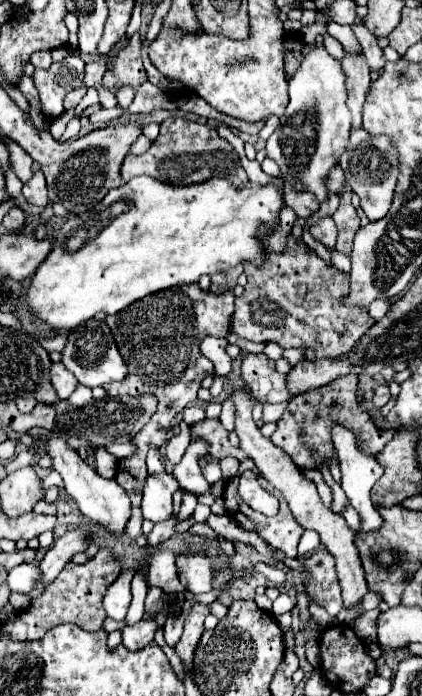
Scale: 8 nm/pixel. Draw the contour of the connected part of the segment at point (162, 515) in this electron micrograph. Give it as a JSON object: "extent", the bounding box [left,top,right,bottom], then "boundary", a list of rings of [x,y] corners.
{"extent":[142,474,178,522],"boundary":[[[148,474],[144,480],[142,512],[146,520],[164,522],[172,514],[172,494],[178,490],[178,480],[172,474]]]}

